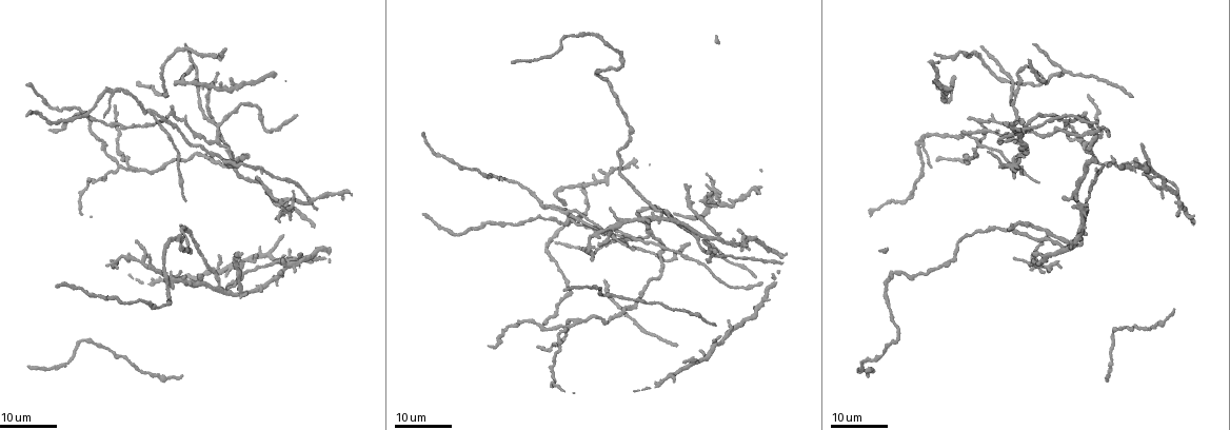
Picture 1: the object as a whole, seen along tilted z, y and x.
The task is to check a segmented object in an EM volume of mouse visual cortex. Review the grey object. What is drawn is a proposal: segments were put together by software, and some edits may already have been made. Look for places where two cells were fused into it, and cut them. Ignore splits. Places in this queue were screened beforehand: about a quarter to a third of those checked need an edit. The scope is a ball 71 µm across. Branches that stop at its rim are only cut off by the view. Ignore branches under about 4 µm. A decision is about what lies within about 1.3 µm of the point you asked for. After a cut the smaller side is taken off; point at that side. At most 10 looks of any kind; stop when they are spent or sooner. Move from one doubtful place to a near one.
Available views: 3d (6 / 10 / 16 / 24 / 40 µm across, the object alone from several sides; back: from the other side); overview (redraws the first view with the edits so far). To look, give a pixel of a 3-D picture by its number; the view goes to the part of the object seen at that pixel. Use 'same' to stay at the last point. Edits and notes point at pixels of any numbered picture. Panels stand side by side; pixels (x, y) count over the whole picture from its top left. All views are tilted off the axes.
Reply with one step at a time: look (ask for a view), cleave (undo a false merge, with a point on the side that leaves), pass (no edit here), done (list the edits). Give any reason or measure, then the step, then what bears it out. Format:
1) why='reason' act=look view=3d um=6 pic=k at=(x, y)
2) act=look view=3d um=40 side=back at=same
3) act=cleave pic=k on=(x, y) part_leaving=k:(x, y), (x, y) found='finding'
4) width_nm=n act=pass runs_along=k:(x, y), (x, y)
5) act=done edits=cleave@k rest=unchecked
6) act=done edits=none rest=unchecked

act=look view=3d um=24 pic=1 at=(709, 250)

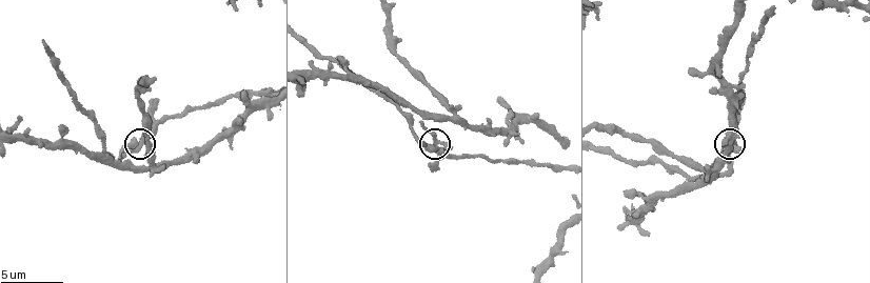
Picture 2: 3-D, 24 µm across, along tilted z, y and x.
act=look view=3d um=10 pic=2 at=(436, 143)

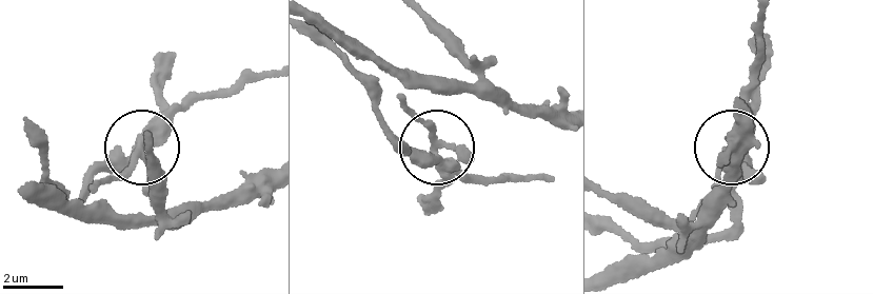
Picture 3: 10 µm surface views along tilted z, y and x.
arms=4 act=cleave pic=3 on=(139, 157) part_leaving=3:(149, 126), (136, 156), (90, 188) found='two cells meet here'

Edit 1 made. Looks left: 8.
why='see it whole again' act=look view=overview

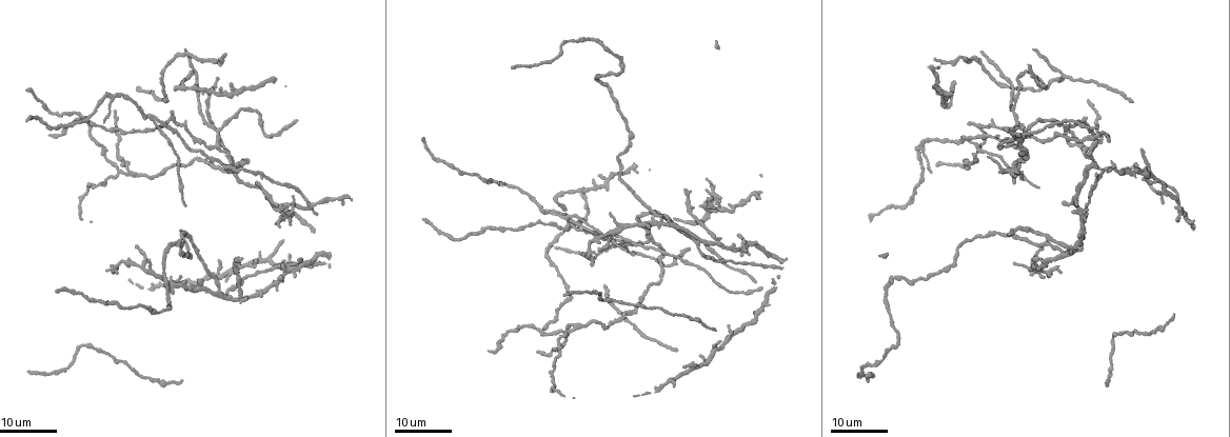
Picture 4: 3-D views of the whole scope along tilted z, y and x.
why='a fork' act=look view=3d um=16 pic=4 at=(1013, 141)

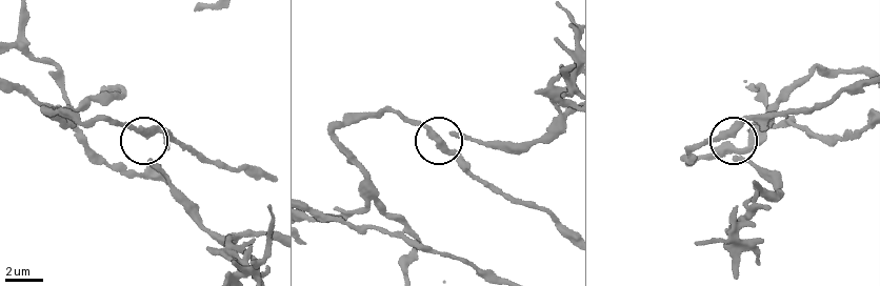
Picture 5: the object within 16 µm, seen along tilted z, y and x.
why='closer look' act=look view=3d um=6 pic=5 at=(733, 135)

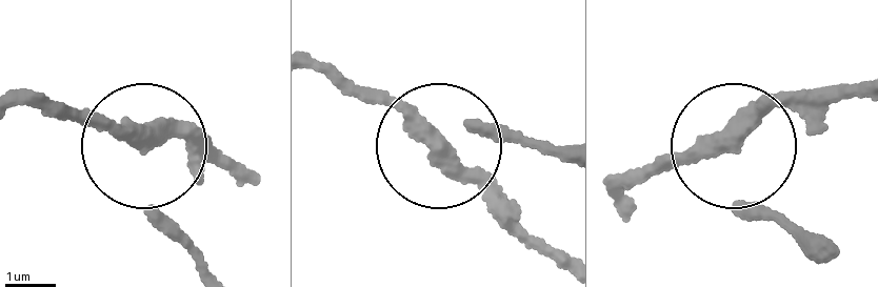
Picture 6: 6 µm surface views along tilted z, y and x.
side_arm_um=21 arms=3 act=pass found='continuous, no second cell'

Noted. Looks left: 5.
act=look view=3d um=24 pic=4 at=(981, 127)

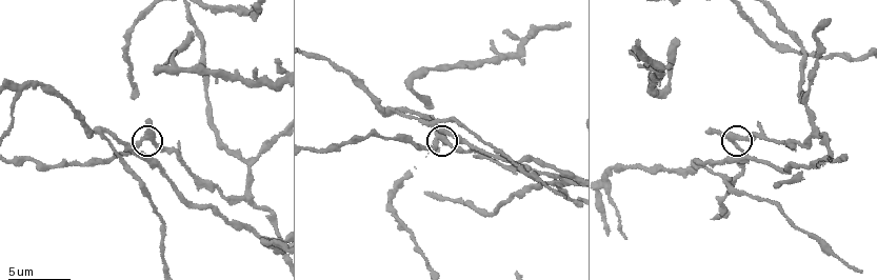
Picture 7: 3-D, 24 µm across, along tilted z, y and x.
act=look view=3d um=6 pic=7 at=(442, 137)

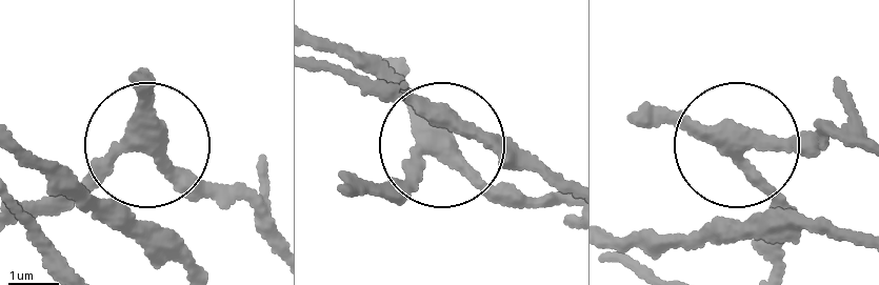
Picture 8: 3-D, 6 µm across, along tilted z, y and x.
width_nm=320 act=pass runs_along=8:(570, 204), (508, 194), (442, 154), (395, 184) found='continuous, no second cell'

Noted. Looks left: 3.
why='four-way junction' act=look view=3d um=6 pic=7 at=(277, 235)

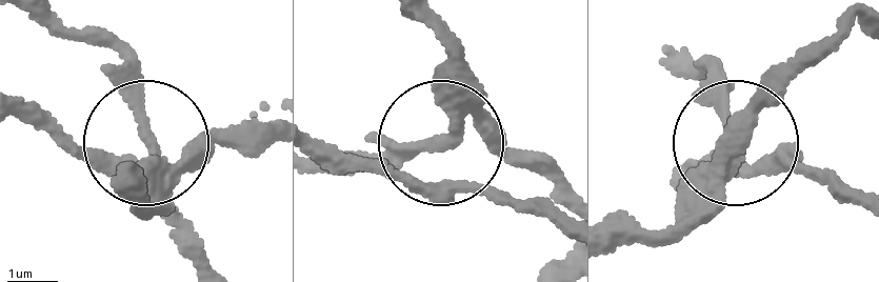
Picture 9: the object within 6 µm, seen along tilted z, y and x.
width_nm=280 act=pass found='continuous, no second cell'

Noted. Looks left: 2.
why='sudden change in width' act=look view=3d um=24 pic=4 at=(589, 250)

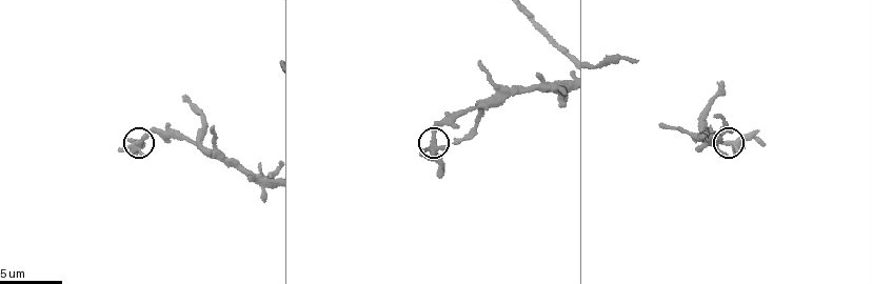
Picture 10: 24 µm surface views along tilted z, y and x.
why='zoom in' act=look view=3d um=6 pic=10 at=(726, 143)

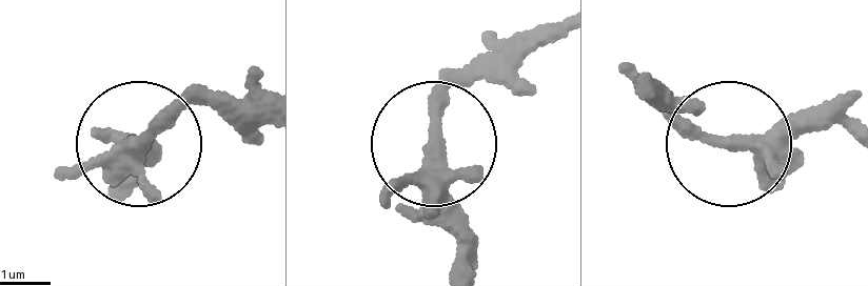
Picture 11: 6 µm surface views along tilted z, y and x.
arms=4 act=pass runs_along=11:(564, 24), (453, 85), (427, 186), (453, 266) found='continuous, no second cell'

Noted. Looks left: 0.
act=done edits=cleave@3 rest=unchecked

